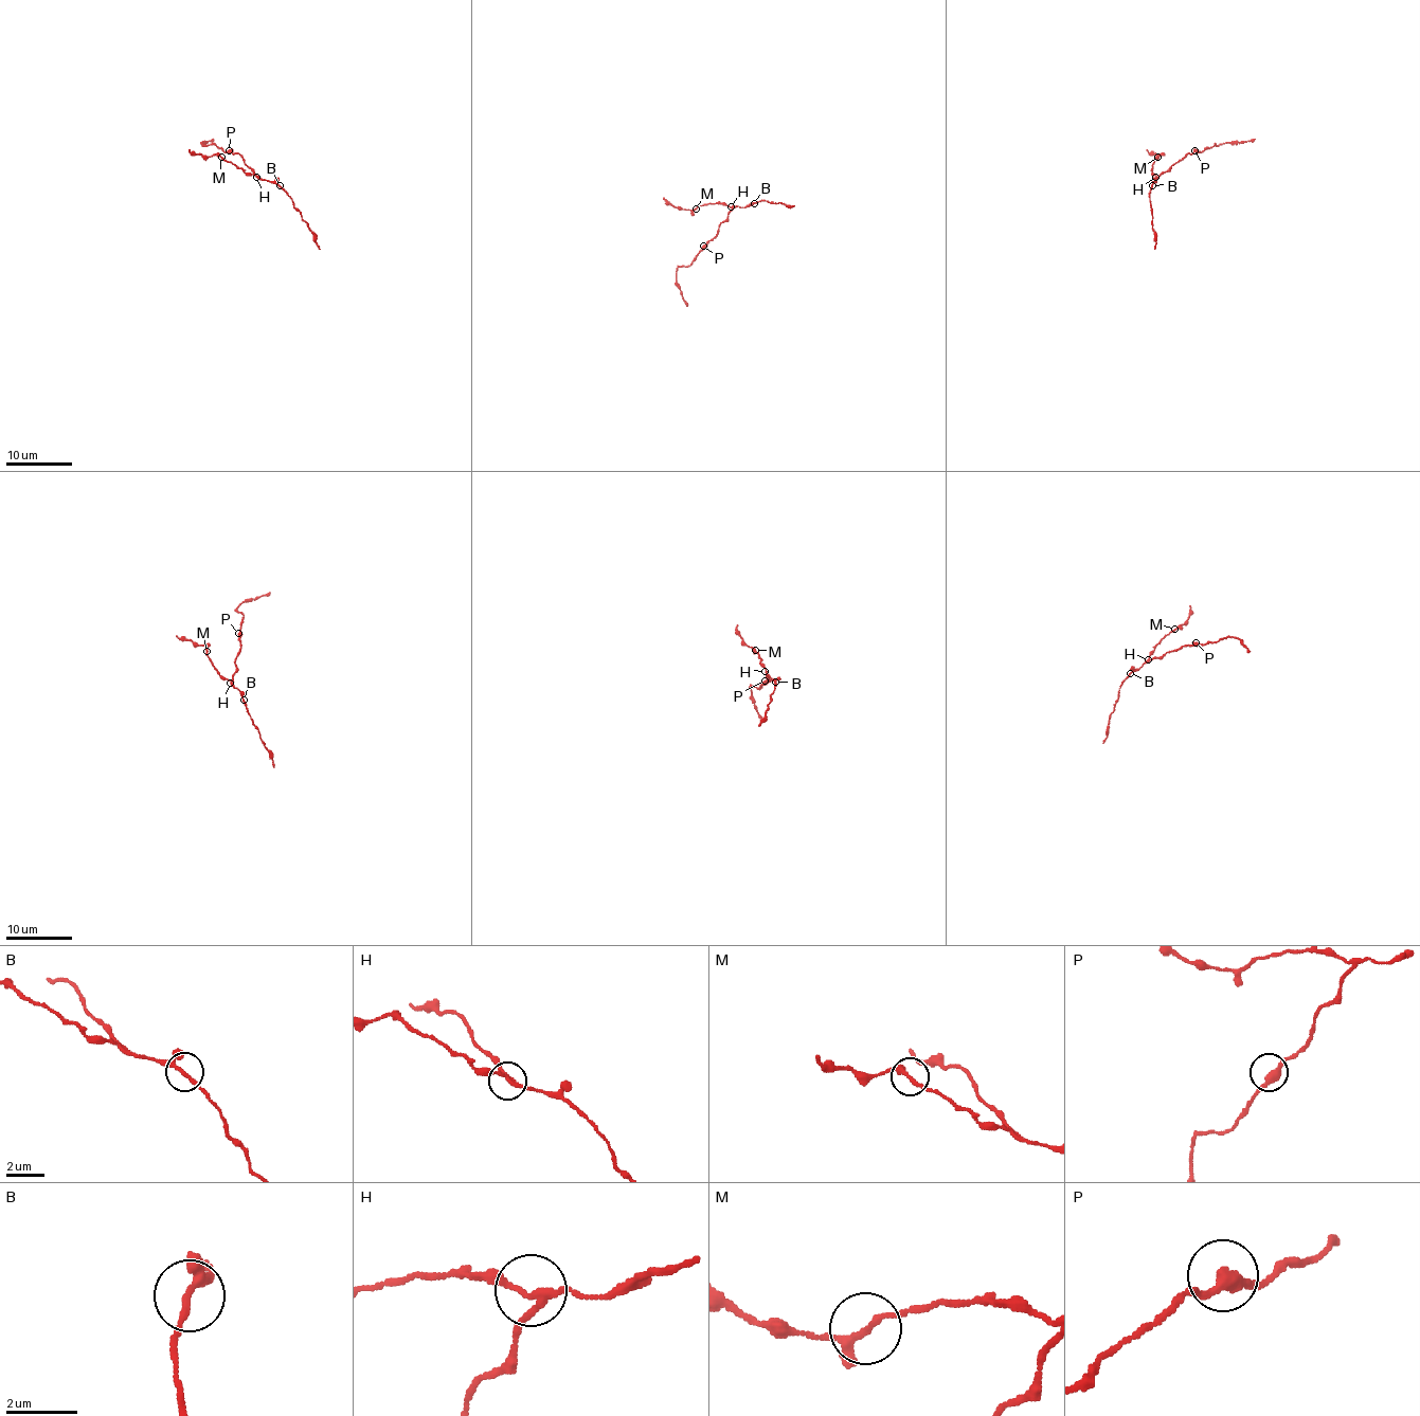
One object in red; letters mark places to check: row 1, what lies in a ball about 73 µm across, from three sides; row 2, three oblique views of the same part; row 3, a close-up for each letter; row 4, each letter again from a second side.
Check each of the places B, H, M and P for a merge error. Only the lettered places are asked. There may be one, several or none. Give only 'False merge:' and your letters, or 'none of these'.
False merge: none of these

